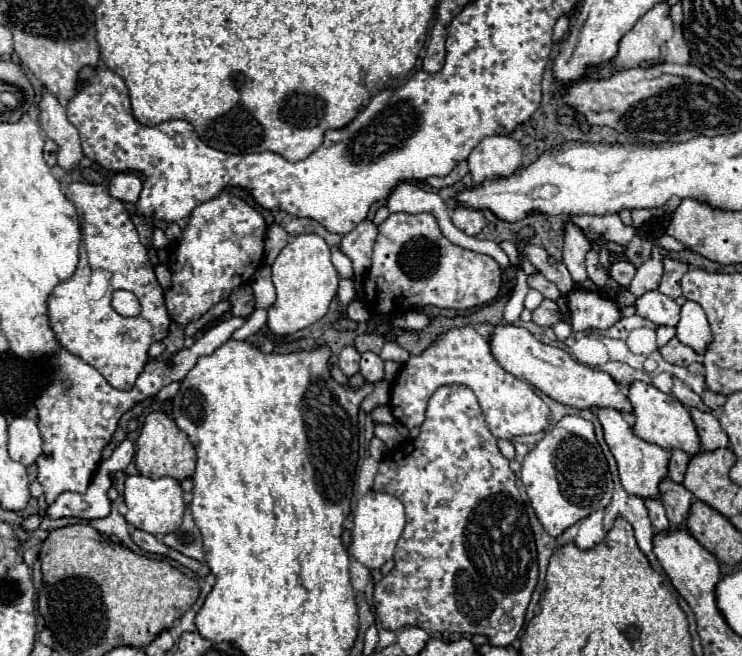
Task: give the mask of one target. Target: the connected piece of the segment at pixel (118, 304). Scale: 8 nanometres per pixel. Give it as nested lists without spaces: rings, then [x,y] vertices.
[[[114,291],[112,307],[123,317],[135,317],[141,313],[141,305],[139,305],[137,297],[129,291]]]

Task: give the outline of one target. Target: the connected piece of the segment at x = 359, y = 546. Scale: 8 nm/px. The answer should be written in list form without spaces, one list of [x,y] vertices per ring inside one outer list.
[[[369,491],[357,501],[355,513],[353,513],[353,543],[349,547],[351,555],[361,561],[367,569],[379,569],[387,559],[393,557],[395,545],[403,533],[405,527],[405,511],[403,503],[383,491]]]

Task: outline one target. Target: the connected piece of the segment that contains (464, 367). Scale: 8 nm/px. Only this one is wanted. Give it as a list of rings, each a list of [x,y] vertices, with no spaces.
[[[459,327],[441,335],[421,355],[411,355],[401,367],[391,387],[391,411],[393,417],[405,427],[419,427],[425,421],[425,409],[431,395],[443,385],[465,385],[469,387],[483,411],[489,431],[497,439],[511,439],[515,435],[539,433],[549,427],[551,411],[545,401],[531,389],[527,381],[517,379],[495,361],[491,345],[473,327]]]

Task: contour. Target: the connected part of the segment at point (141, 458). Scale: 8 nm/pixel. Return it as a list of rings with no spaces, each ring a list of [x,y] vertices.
[[[149,413],[137,439],[137,453],[135,453],[137,471],[151,479],[173,477],[177,481],[183,481],[187,477],[193,477],[195,463],[197,463],[195,449],[187,441],[187,435],[175,425],[175,421],[169,419],[165,413]]]

